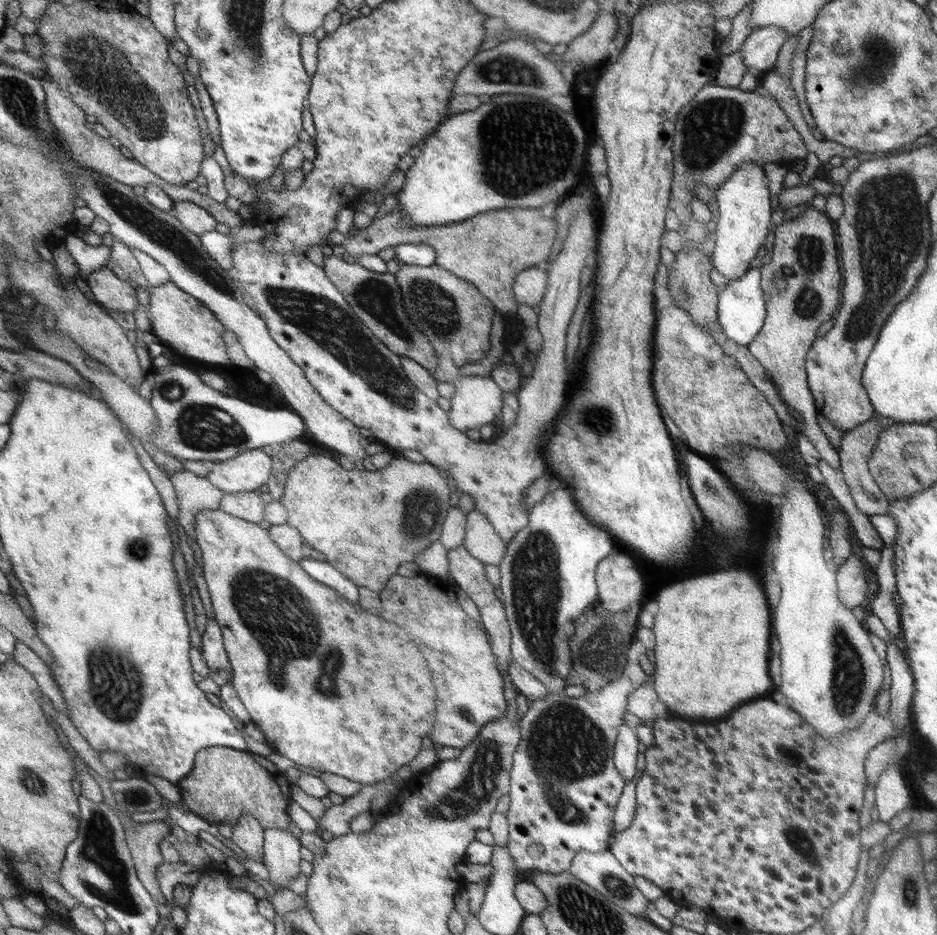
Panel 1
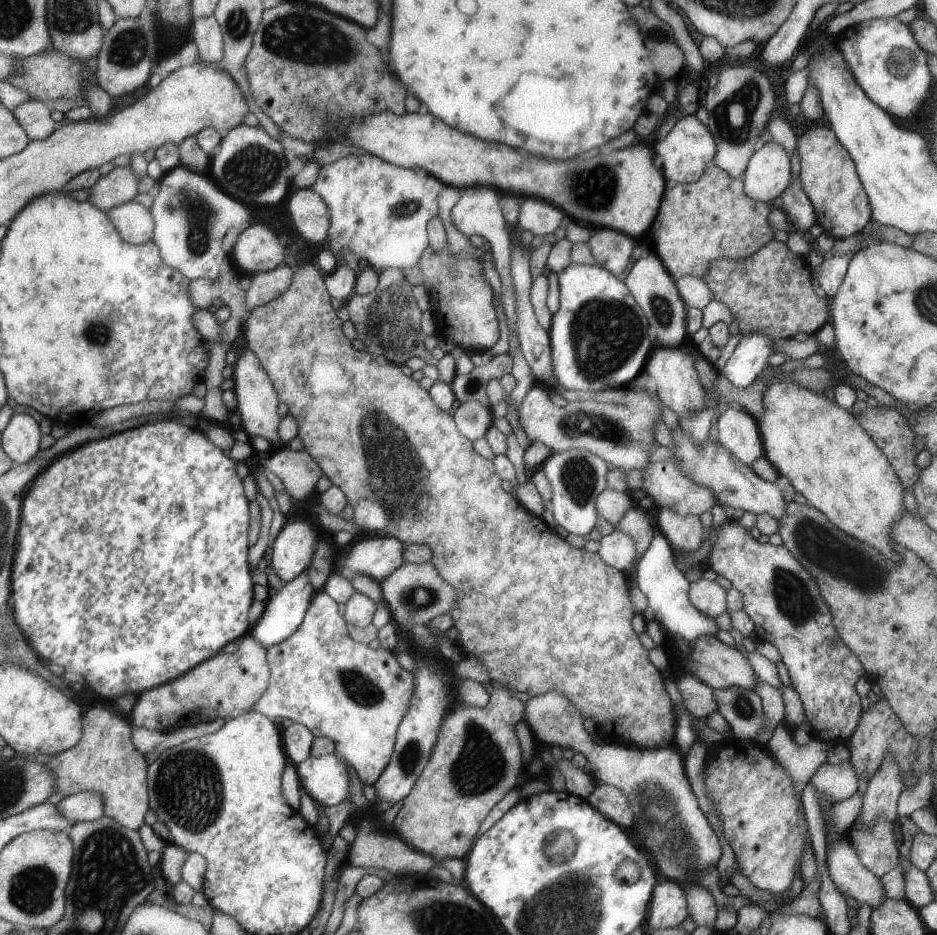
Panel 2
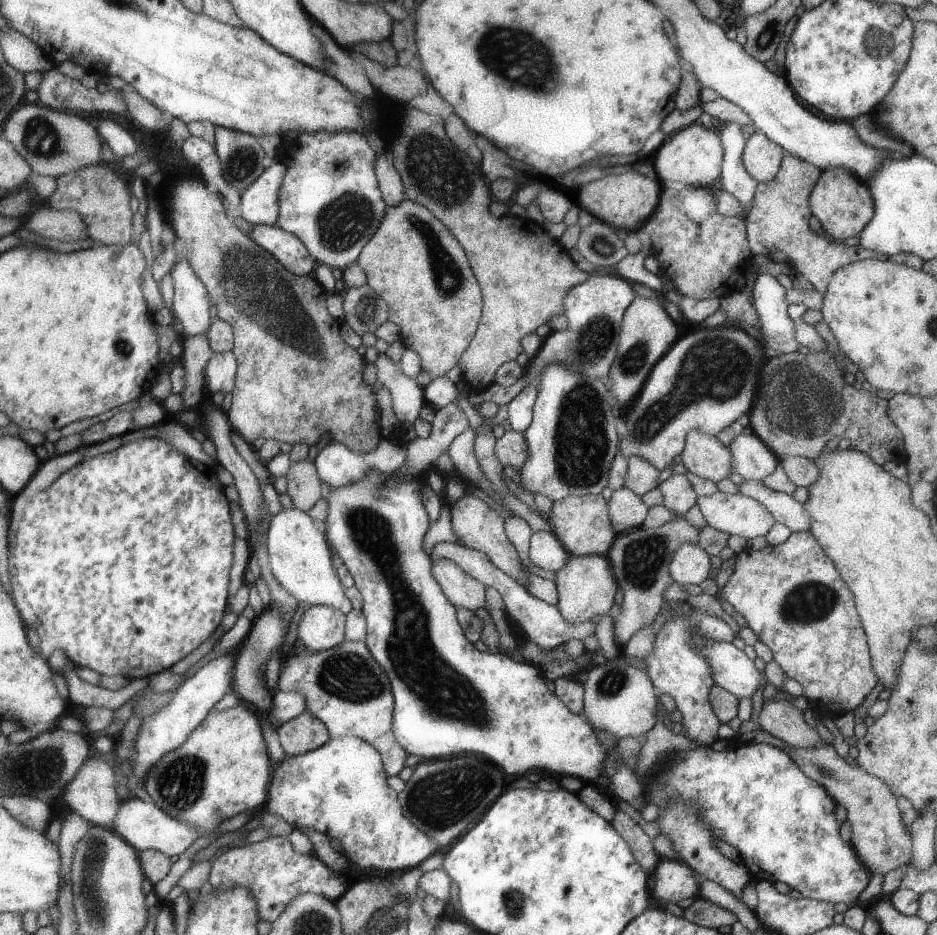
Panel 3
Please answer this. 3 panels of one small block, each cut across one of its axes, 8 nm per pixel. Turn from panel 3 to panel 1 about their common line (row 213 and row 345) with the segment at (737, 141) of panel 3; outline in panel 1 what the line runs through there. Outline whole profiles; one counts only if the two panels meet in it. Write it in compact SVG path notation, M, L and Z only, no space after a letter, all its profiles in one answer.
M752 267L738 280L730 281L719 293L719 323L730 341L748 346L765 323L767 310L761 287L761 268Z

